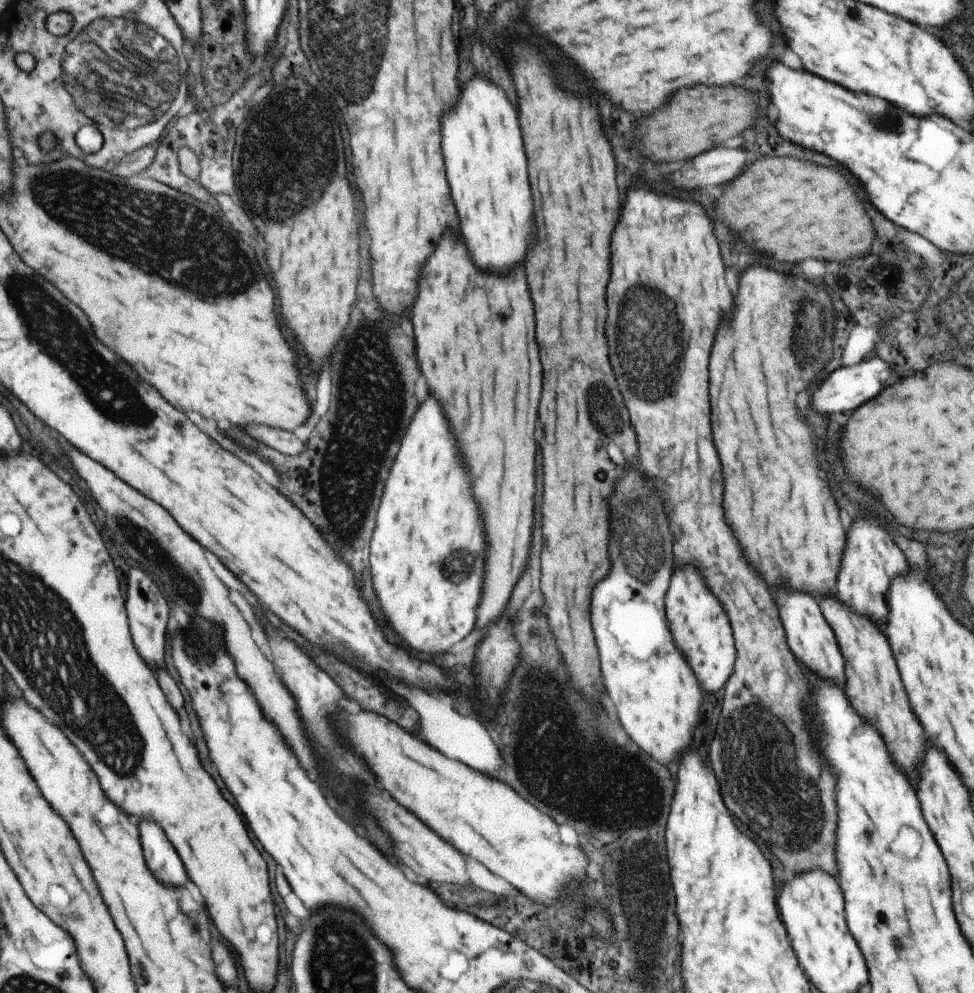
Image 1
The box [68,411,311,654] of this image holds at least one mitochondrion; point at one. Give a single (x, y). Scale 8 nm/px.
(186, 584)

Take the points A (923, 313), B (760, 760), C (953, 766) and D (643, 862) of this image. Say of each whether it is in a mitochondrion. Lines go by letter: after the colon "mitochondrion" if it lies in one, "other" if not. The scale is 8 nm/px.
A: mitochondrion
B: mitochondrion
C: other
D: mitochondrion

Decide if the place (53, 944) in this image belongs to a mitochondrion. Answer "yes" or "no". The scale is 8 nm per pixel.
no

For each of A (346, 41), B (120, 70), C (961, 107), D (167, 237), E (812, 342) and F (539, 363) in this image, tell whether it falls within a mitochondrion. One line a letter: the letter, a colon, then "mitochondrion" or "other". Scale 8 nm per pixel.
A: mitochondrion
B: mitochondrion
C: other
D: mitochondrion
E: mitochondrion
F: other

